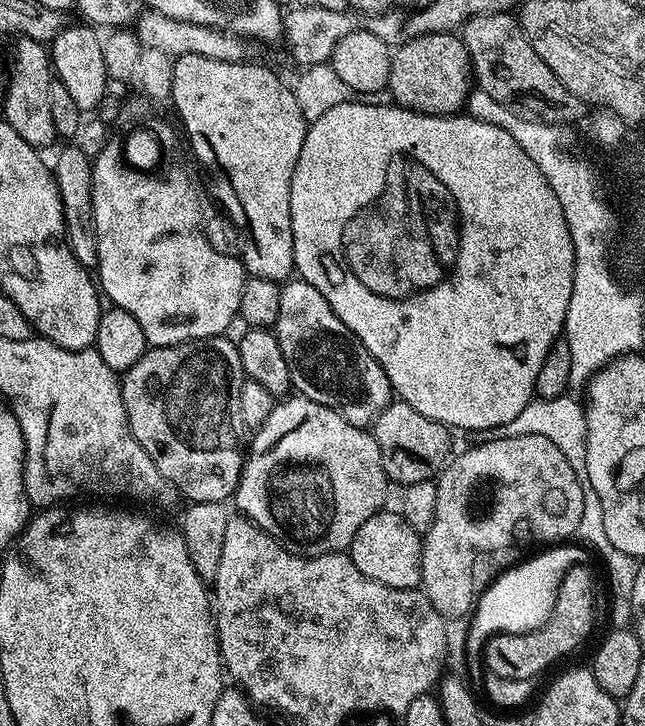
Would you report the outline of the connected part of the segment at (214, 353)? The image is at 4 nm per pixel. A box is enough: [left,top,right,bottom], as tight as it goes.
[120,335,246,504]

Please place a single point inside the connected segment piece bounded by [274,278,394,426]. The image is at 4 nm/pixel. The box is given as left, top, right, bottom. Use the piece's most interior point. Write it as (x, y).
(327, 363)

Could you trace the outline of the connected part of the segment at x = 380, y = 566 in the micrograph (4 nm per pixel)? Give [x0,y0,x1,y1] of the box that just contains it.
[350,510,422,588]

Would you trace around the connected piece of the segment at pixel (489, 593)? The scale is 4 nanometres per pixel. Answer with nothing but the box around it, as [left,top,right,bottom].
[464,544,589,685]

